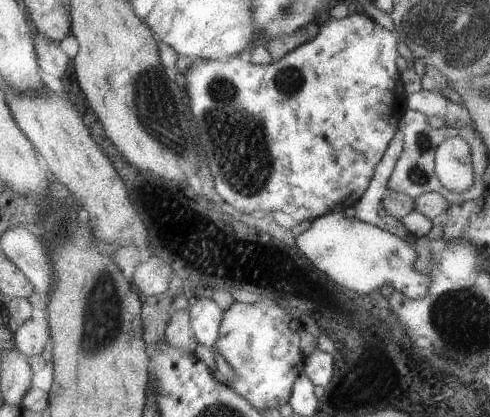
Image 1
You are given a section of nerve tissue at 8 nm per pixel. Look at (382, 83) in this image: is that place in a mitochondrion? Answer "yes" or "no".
no

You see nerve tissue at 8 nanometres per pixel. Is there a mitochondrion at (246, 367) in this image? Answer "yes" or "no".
no

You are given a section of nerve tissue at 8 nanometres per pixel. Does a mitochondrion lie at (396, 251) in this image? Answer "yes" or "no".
no

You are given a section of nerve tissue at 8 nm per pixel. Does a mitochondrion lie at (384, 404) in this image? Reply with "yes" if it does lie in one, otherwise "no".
no

